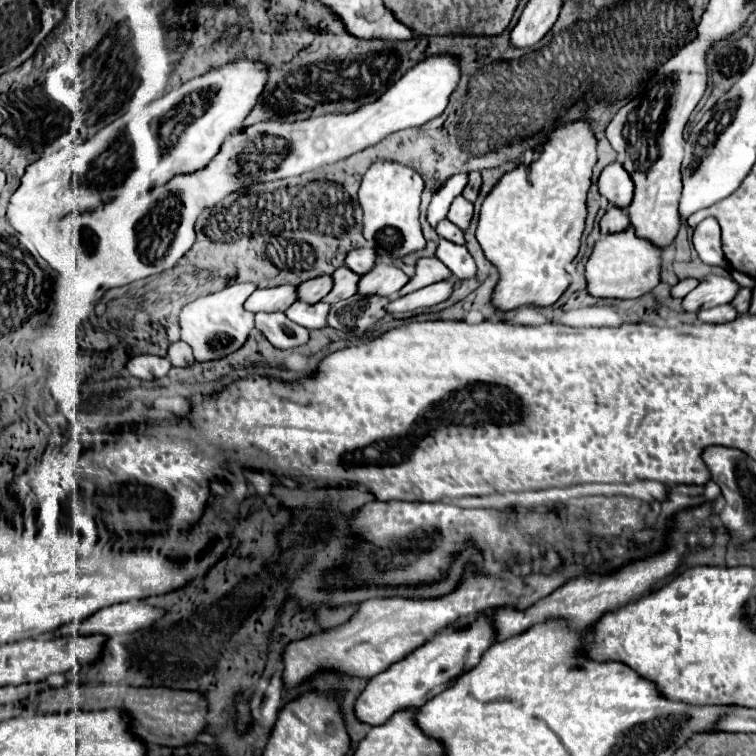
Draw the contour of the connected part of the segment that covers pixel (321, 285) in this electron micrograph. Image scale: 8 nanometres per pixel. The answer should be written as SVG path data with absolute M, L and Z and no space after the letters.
M332 276L312 278L298 286L298 300L306 304L316 304L330 292L330 286L332 286Z

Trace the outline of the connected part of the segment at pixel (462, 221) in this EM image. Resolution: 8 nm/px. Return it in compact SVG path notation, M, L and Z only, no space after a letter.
M458 196L452 206L450 206L450 212L448 212L448 218L462 230L466 230L470 226L470 220L472 220L472 212L474 212L474 206L472 202L464 200L462 196Z

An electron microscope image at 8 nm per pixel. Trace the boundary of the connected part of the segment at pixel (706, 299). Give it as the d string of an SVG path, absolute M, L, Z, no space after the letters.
M706 276L700 284L682 298L682 306L686 312L698 312L702 308L714 308L722 304L730 304L738 294L740 286L730 276Z

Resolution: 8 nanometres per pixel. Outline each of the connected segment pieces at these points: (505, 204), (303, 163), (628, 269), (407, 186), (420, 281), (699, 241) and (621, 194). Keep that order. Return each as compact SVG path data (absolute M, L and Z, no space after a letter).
M572 120L550 130L536 160L528 166L520 162L506 172L498 184L484 198L476 238L484 250L484 256L498 268L500 280L494 288L494 306L500 310L512 310L518 306L552 306L568 288L570 278L566 264L570 264L578 250L586 226L586 196L592 186L592 170L598 162L598 140L592 130L592 120Z
M434 54L434 56L426 56L422 62L412 66L376 102L368 102L350 114L324 114L324 116L316 116L308 120L294 120L294 122L266 120L258 124L262 126L262 134L282 136L286 138L290 148L288 148L286 160L280 162L276 170L258 172L258 182L272 182L280 178L300 176L310 170L318 170L324 164L340 162L368 146L378 144L386 134L430 122L432 118L440 116L446 110L452 92L458 88L458 82L460 82L458 56Z
M634 226L618 234L606 234L594 244L594 252L586 264L588 292L596 298L638 298L656 288L660 282L662 248L640 238Z
M378 160L364 174L358 192L360 206L364 210L364 236L368 240L368 246L376 250L378 262L394 264L396 258L402 258L408 252L424 248L426 242L418 222L422 190L424 180L418 174L418 170L394 160Z
M432 256L432 258L420 258L418 264L416 264L416 274L410 278L410 282L398 292L398 296L406 296L414 290L420 290L424 286L430 286L434 282L440 282L440 280L448 280L452 274L450 270L446 270L446 266L442 266L442 262Z
M706 218L694 228L692 242L704 264L728 268L728 262L726 262L724 250L722 250L722 242L720 242L720 226L714 218Z
M612 162L602 170L598 178L598 188L600 194L610 200L610 204L622 208L628 208L634 196L634 182L620 162Z

